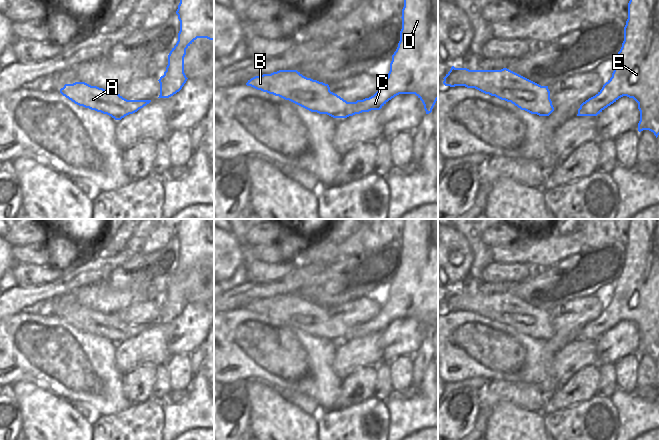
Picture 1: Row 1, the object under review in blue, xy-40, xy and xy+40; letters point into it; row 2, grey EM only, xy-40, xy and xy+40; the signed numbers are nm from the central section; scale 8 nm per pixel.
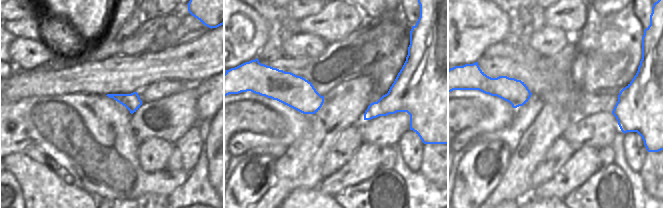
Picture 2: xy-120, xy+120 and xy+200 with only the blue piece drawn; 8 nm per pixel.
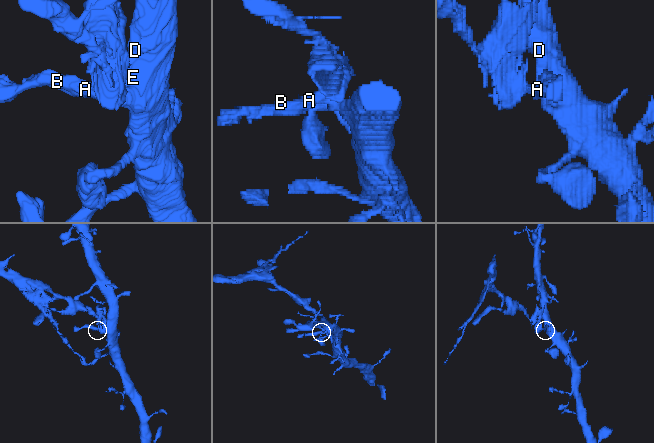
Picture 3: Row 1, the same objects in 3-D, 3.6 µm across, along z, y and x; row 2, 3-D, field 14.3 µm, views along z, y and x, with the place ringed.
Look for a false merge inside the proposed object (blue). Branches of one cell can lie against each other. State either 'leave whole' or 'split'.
split

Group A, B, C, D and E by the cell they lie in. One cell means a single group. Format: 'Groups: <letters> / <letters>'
Groups: A B / C D E

